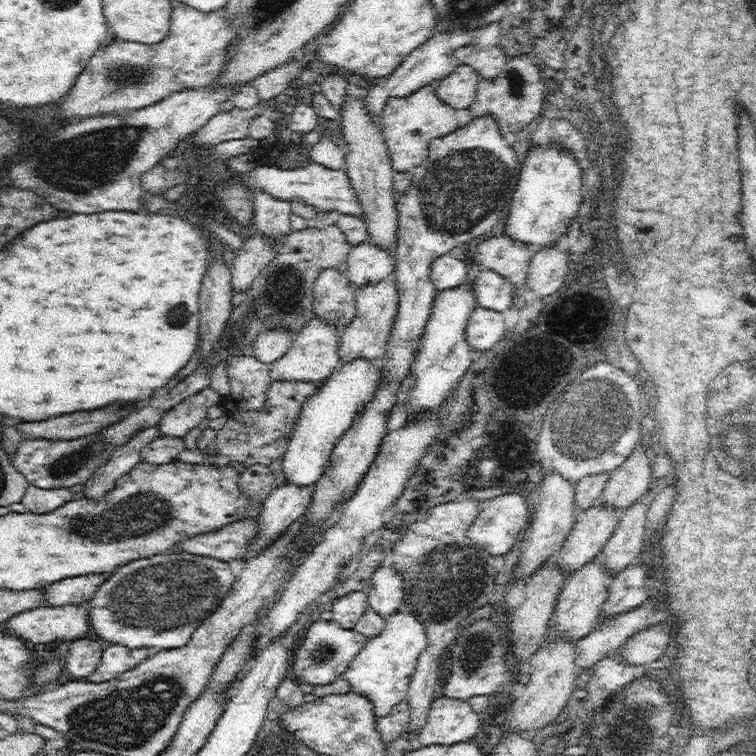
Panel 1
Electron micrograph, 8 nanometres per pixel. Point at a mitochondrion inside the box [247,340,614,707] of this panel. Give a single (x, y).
(452, 577)

